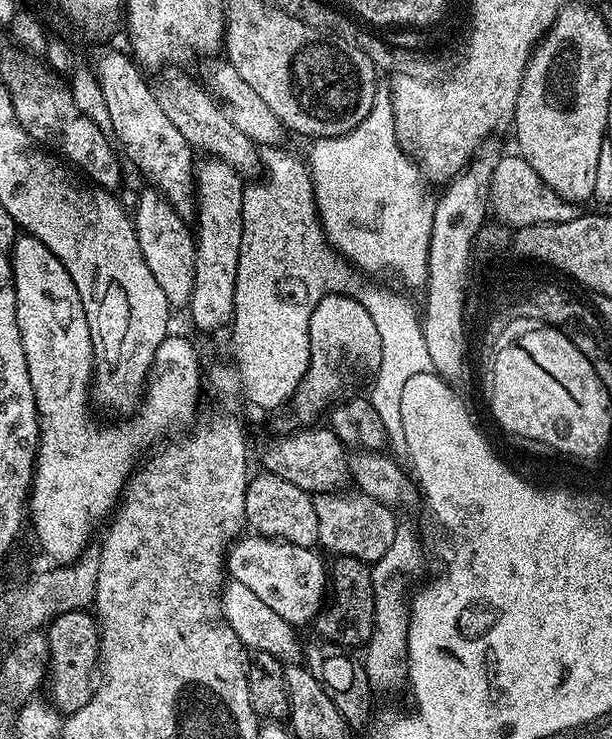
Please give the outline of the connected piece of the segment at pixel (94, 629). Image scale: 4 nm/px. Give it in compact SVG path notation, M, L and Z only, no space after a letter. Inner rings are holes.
M91 611L67 612L56 616L46 628L48 639L46 690L47 699L61 713L71 714L86 704L94 691L92 671L98 668L100 629Z

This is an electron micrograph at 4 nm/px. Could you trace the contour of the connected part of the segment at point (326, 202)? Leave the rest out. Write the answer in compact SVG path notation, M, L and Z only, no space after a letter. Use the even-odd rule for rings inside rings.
M380 90L377 91L376 94L376 104L370 110L370 114L366 114L366 118L361 122L361 124L356 127L350 129L346 134L342 134L341 136L326 136L315 141L316 144L312 149L309 150L308 156L306 155L306 163L308 165L308 173L312 176L312 189L314 190L314 194L316 195L316 212L320 215L320 224L324 227L324 234L328 238L328 243L332 245L333 248L336 249L337 252L340 253L341 256L344 257L345 260L348 261L349 264L355 266L361 273L364 274L372 274L368 272L420 272L423 273L428 266L428 247L430 246L430 238L432 237L432 209L434 207L433 201L430 199L428 201L428 192L424 189L424 184L426 185L426 177L423 172L420 170L420 165L416 163L415 160L412 159L411 156L408 155L407 152L404 151L399 140L396 139L396 127L394 126L394 110L392 109L392 98L391 95L387 91Z

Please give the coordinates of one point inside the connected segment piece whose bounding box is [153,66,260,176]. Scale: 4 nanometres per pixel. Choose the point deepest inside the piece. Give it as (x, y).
(205, 125)

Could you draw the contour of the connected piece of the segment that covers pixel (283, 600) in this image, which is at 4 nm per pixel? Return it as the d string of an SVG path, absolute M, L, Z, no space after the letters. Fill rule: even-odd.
M244 534L227 549L226 572L229 577L262 598L274 614L293 626L311 625L326 600L326 562L319 551L294 546L285 540L271 540L259 534Z

